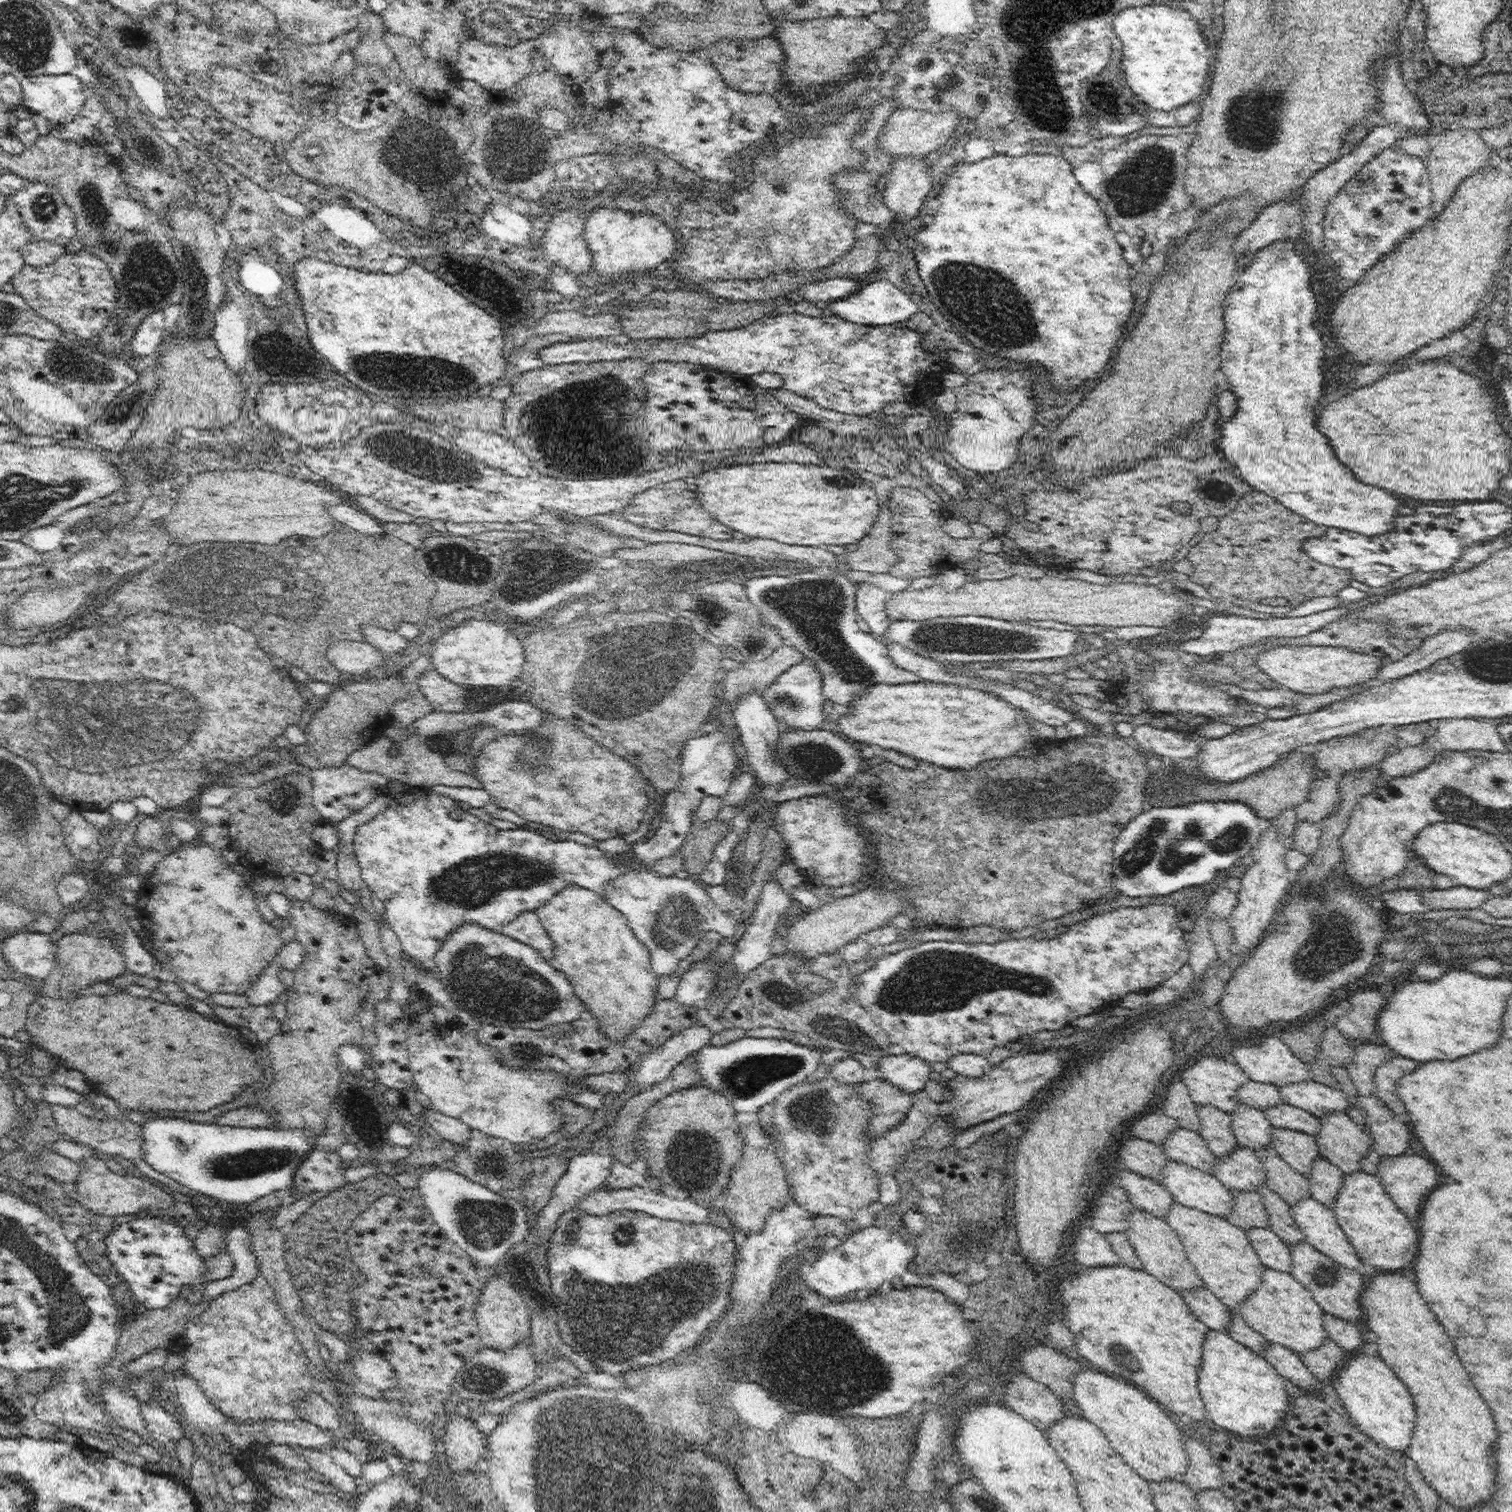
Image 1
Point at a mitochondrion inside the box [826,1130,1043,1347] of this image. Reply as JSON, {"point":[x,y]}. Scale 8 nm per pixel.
{"point":[958,1239]}

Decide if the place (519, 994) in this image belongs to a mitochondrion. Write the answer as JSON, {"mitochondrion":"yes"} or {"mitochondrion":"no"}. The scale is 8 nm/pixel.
{"mitochondrion":"yes"}

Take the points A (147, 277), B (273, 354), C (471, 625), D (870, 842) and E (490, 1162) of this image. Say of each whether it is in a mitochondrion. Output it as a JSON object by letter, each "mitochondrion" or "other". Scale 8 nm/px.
{"A":"mitochondrion","B":"other","C":"other","D":"other","E":"mitochondrion"}

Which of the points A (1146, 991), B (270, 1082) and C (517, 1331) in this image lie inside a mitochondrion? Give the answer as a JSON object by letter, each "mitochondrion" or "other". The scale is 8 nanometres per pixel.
{"A":"other","B":"other","C":"other"}

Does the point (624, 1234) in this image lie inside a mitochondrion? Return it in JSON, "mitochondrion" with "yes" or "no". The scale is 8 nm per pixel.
{"mitochondrion":"yes"}

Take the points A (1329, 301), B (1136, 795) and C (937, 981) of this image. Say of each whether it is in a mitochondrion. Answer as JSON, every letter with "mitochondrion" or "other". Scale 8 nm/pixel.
{"A":"other","B":"mitochondrion","C":"mitochondrion"}

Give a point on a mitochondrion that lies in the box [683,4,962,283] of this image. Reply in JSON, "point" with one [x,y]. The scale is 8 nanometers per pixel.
{"point":[790,173]}

